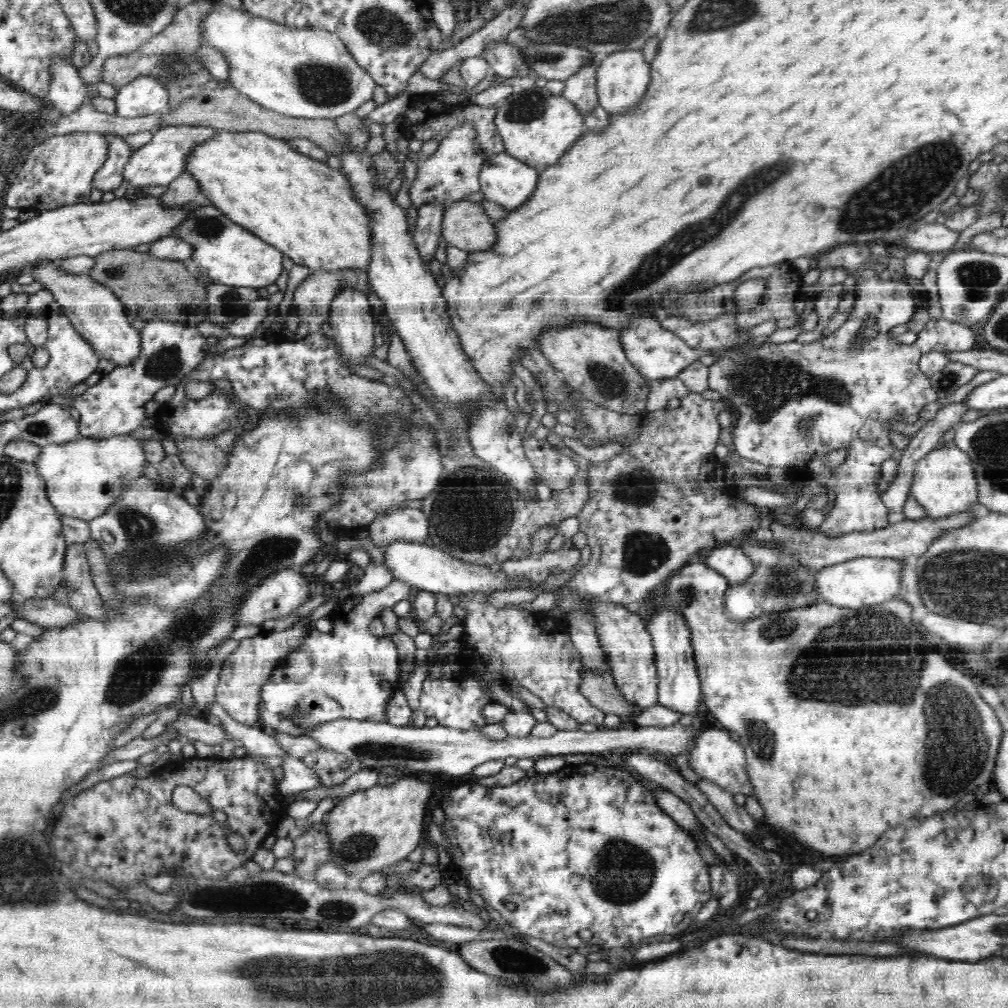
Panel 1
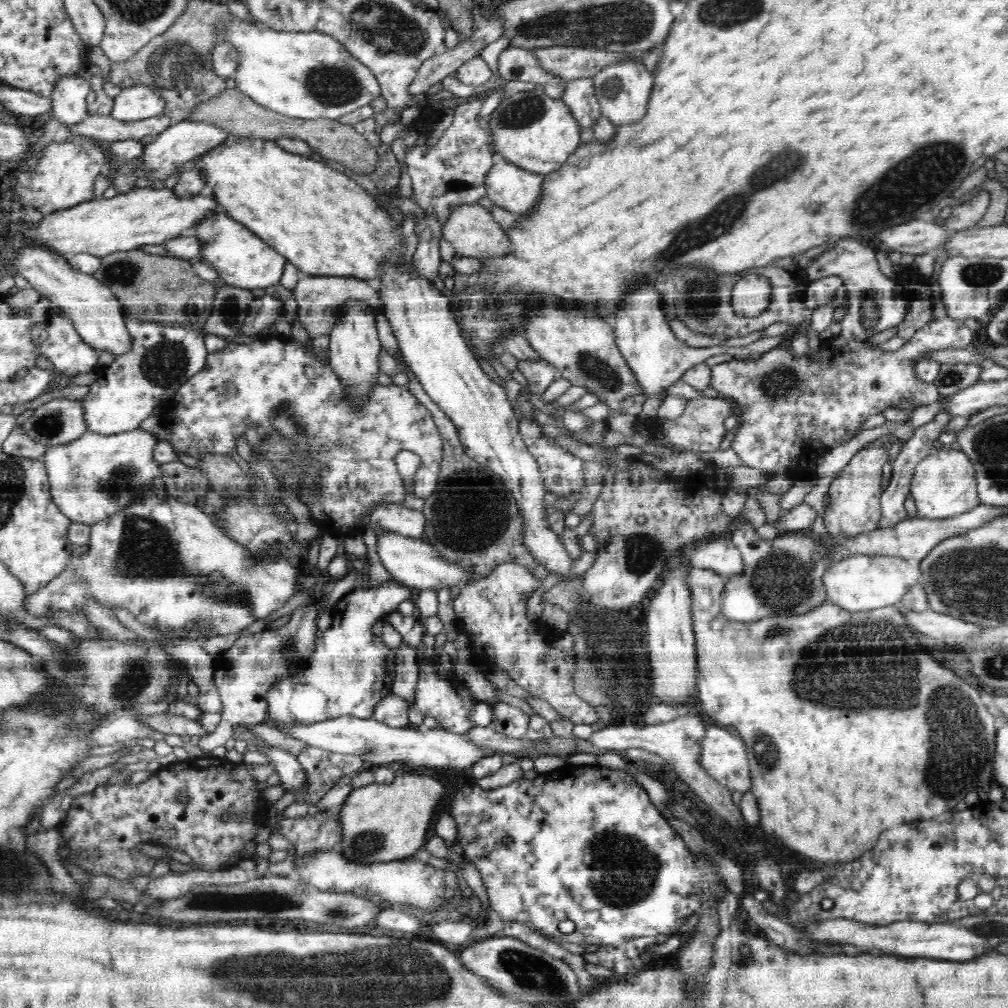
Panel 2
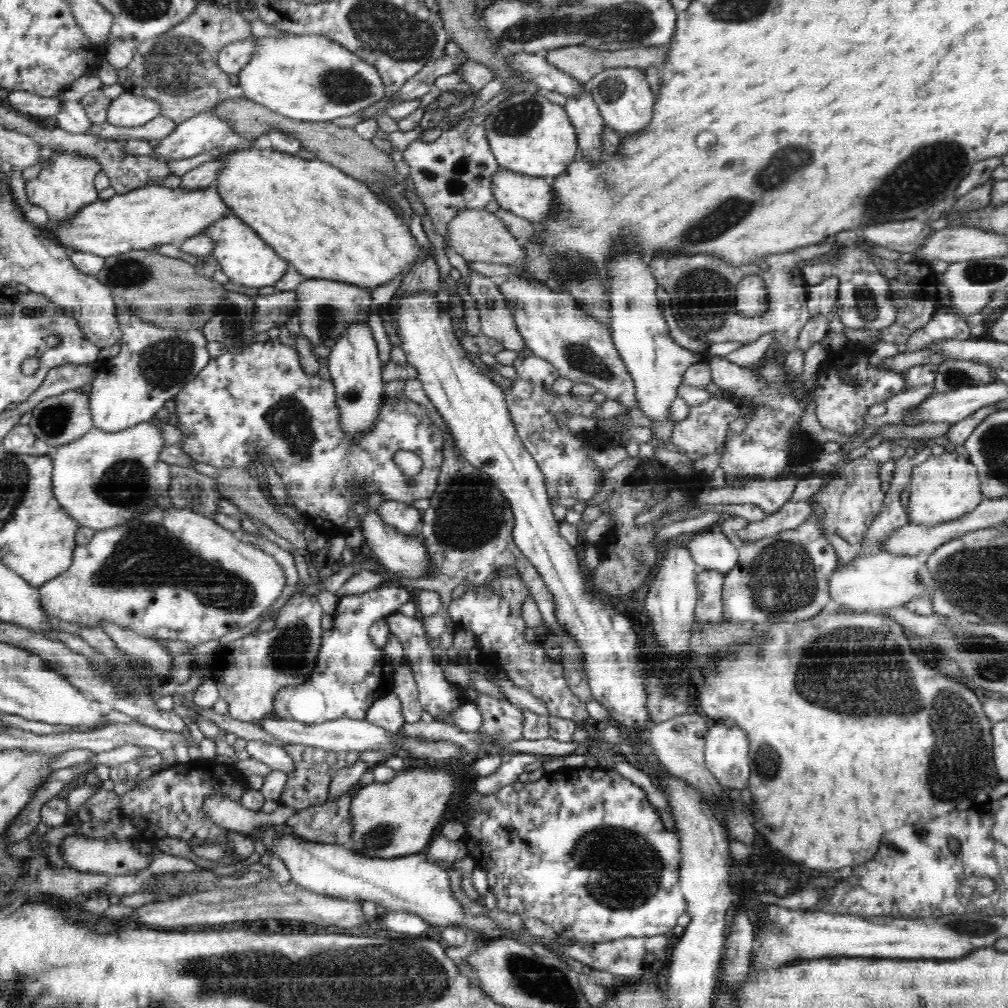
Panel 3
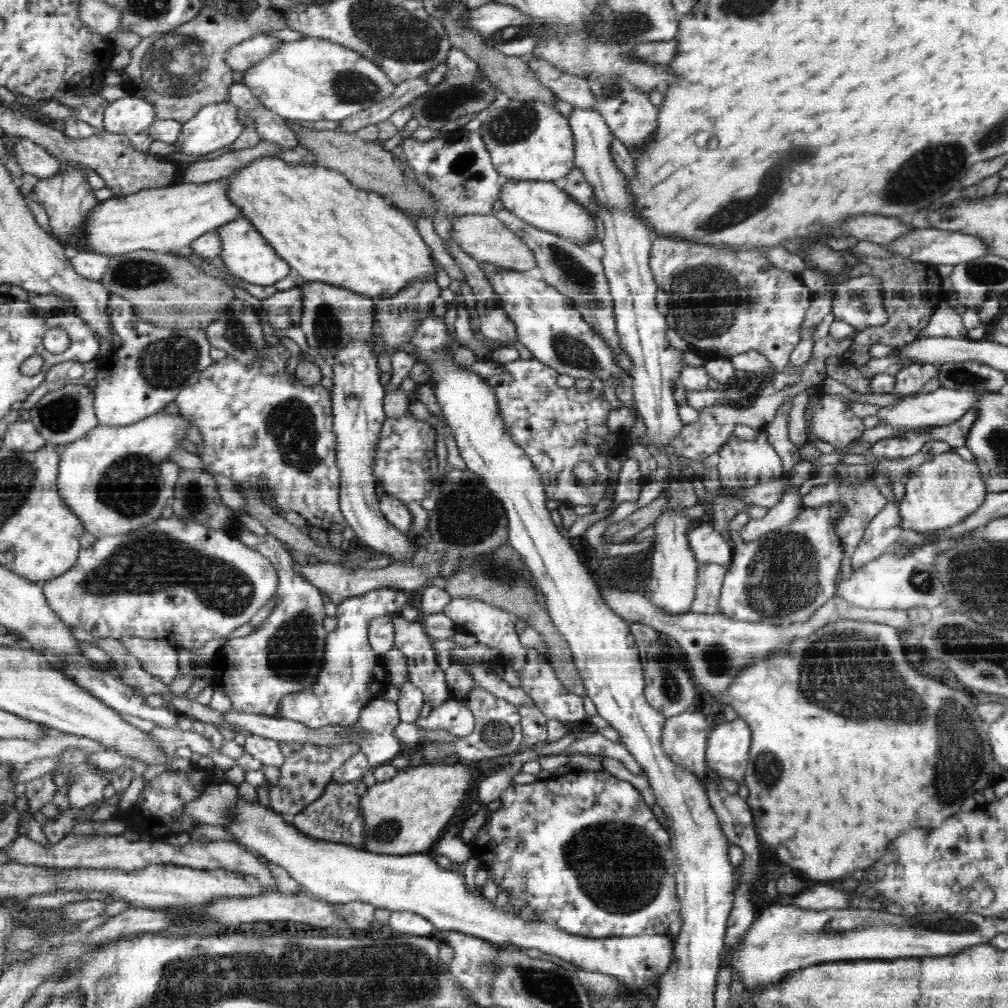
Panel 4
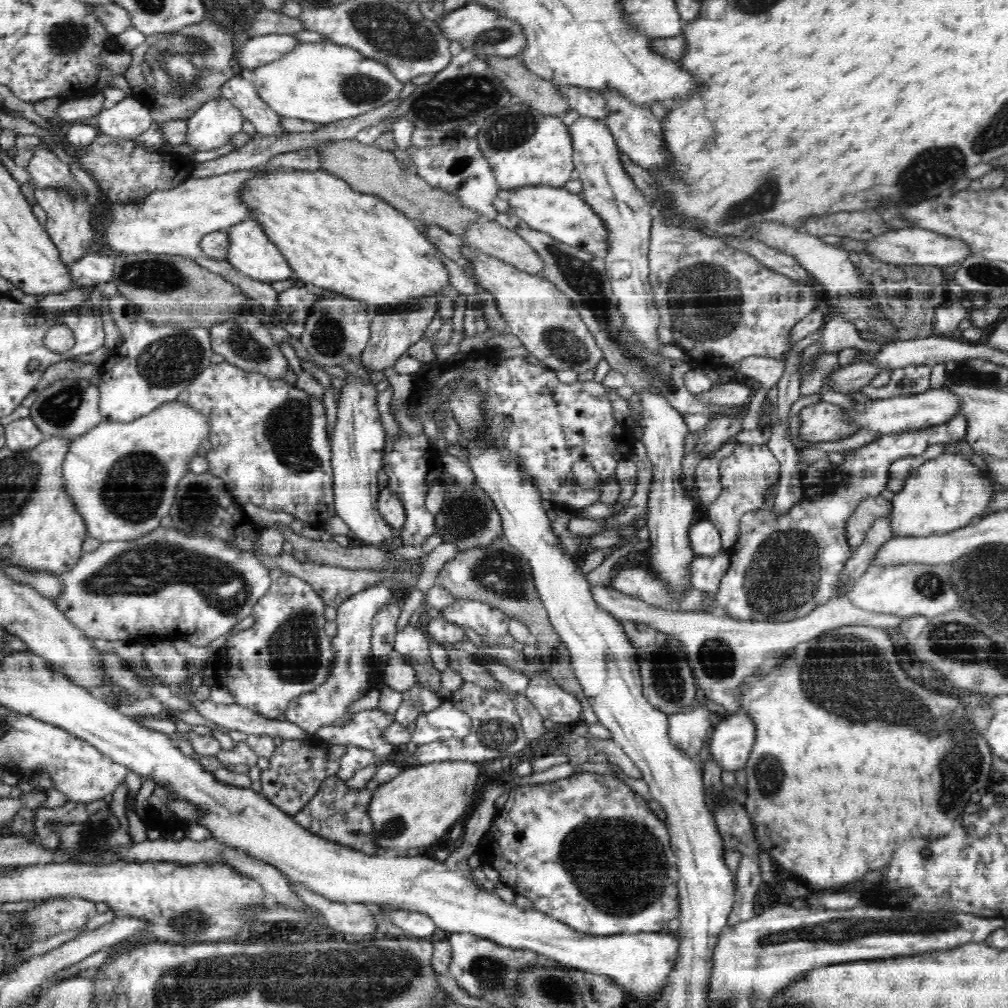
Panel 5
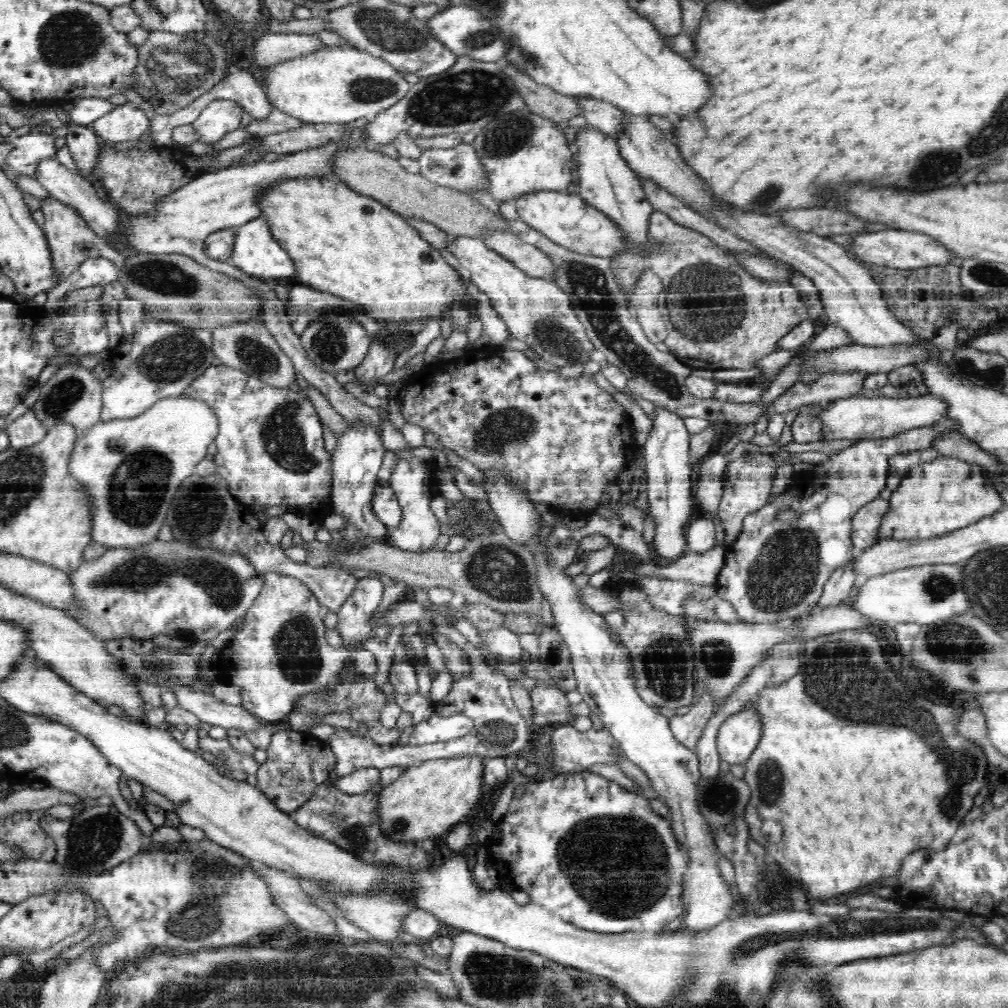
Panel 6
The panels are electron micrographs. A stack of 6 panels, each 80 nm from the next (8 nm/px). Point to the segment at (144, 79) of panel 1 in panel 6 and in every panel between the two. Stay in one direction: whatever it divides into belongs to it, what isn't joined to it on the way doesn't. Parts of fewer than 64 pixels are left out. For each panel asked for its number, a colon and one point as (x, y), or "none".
2: (136, 102)
3: (131, 108)
4: (131, 114)
5: (129, 118)
6: (125, 122)

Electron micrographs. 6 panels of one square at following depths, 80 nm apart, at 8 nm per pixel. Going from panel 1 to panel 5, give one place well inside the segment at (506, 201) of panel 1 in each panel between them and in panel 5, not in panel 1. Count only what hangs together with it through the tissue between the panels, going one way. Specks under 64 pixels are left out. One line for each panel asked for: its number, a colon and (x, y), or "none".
2: (510, 187)
3: (529, 197)
4: (543, 204)
5: (568, 218)

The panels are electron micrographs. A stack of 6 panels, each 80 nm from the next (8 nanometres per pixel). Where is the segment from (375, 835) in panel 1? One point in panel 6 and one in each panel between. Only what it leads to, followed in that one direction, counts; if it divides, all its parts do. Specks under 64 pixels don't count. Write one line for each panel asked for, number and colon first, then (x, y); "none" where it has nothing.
2: (380, 823)
3: (389, 820)
4: (404, 815)
5: (423, 802)
6: (429, 798)

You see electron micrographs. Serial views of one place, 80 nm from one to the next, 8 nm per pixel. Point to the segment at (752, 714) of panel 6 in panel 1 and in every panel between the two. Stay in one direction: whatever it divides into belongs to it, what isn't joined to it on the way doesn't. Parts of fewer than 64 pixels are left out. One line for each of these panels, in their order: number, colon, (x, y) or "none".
1: (714, 755)
2: (723, 755)
3: (726, 752)
4: (728, 746)
5: (730, 744)

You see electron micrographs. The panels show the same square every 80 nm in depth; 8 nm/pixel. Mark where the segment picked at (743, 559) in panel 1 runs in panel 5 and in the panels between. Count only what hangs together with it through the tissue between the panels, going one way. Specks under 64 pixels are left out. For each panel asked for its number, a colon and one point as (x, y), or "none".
2: (721, 555)
3: (712, 550)
4: (710, 548)
5: (705, 539)

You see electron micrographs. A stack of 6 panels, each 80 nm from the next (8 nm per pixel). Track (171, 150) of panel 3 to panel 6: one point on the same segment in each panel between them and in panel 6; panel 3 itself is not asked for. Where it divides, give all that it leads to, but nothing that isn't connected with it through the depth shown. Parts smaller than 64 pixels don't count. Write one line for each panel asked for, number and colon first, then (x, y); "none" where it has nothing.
4: (215, 126)
5: (213, 125)
6: (221, 116)

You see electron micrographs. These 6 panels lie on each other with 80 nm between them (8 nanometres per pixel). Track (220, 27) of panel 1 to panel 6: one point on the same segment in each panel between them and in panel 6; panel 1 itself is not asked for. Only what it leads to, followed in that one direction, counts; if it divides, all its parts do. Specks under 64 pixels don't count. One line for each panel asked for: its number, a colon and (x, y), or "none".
2: (307, 75)
3: (308, 77)
4: (310, 79)
5: (324, 82)
6: (334, 84)

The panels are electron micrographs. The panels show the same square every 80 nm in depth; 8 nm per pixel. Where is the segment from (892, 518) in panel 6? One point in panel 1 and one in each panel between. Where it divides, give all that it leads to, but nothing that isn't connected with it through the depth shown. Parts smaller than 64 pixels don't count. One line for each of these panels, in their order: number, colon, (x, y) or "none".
1: (944, 483)
2: (944, 485)
3: (944, 488)
4: (946, 489)
5: (946, 493)

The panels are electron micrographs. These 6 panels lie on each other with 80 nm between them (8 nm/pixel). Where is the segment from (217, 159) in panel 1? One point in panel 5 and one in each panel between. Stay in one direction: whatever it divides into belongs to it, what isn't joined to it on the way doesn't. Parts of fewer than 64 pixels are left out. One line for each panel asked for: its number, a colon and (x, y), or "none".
2: (323, 222)
3: (328, 225)
4: (327, 230)
5: (334, 237)

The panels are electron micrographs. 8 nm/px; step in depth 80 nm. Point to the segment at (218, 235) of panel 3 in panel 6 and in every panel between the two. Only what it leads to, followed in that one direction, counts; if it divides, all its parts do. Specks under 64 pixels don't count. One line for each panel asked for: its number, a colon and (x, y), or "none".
4: (246, 254)
5: (251, 252)
6: (255, 251)

